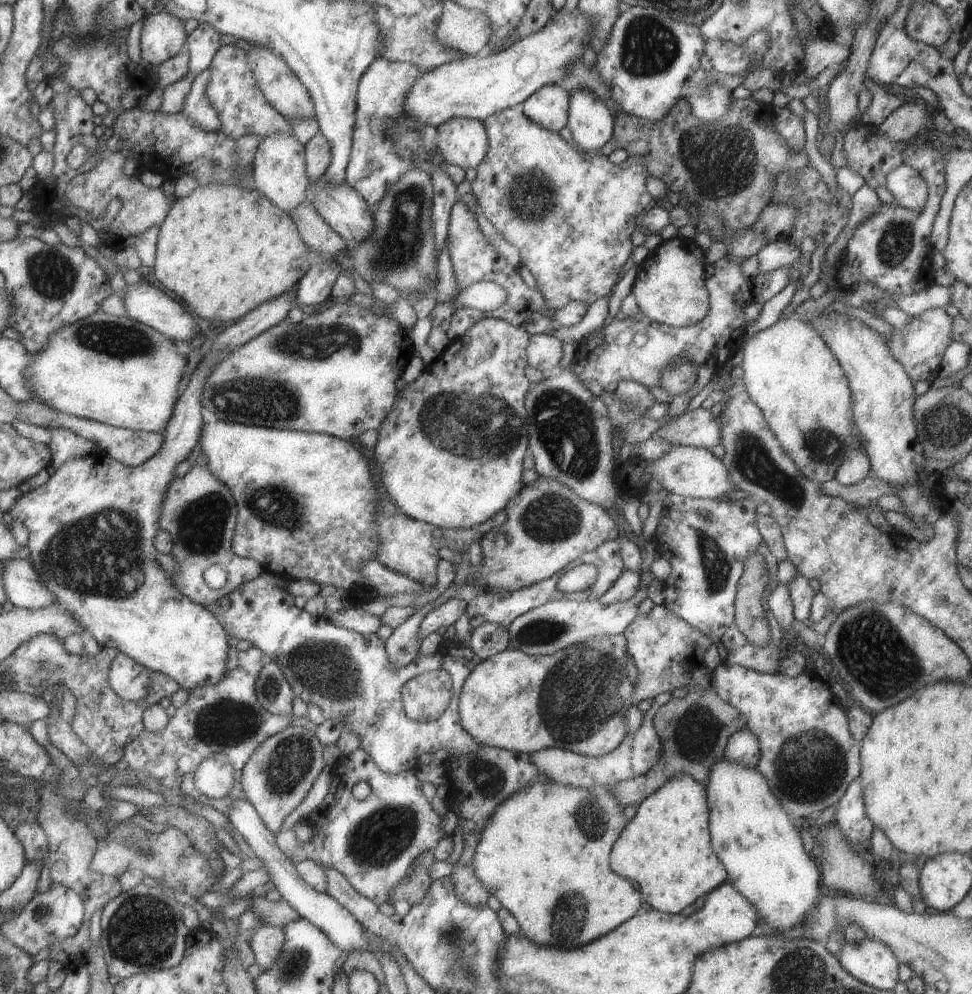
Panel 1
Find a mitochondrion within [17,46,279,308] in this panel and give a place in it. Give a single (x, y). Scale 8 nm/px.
(53, 276)

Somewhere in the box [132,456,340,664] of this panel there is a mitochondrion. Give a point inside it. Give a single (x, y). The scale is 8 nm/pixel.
(200, 526)

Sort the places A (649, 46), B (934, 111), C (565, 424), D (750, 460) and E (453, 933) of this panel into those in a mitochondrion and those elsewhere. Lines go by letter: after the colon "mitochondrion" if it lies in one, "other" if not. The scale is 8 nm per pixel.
A: mitochondrion
B: other
C: mitochondrion
D: mitochondrion
E: mitochondrion

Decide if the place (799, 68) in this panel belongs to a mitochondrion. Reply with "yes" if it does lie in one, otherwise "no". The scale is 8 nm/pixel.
no

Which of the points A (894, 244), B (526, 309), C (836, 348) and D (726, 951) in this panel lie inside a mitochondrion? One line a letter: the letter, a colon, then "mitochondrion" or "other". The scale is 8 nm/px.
A: mitochondrion
B: other
C: other
D: other

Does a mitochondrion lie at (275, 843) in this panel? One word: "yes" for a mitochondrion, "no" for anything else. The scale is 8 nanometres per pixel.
no

